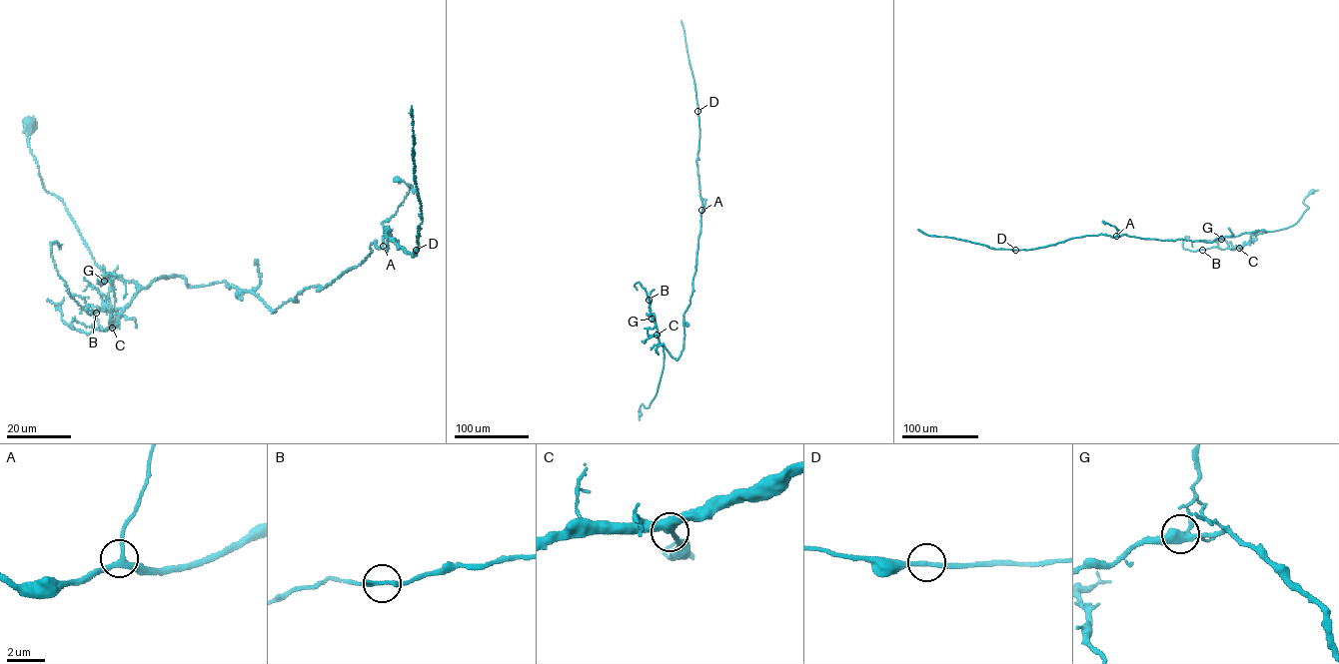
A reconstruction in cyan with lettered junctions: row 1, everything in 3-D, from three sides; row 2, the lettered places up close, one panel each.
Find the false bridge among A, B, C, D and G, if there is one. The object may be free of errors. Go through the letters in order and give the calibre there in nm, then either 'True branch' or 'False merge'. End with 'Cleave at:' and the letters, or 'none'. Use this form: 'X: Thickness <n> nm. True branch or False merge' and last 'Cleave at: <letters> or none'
A: Thickness 280 nm. True branch
B: Thickness 240 nm. True branch
C: Thickness 340 nm. True branch
D: Thickness 240 nm. True branch
G: Thickness 360 nm. True branch
Cleave at: none

